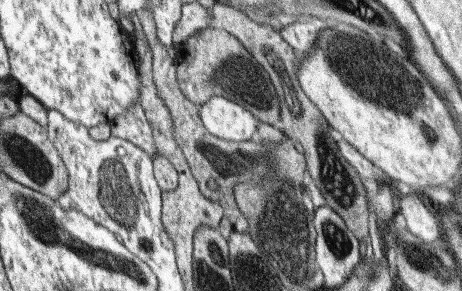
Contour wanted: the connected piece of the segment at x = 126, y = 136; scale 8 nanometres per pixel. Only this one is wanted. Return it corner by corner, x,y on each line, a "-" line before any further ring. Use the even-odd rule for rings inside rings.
138,102
136,106
128,107
128,111
124,111
120,118
116,118
116,121
111,123
112,136
144,148
150,155
150,159
154,160
159,149
154,144
153,133
149,125
144,109

